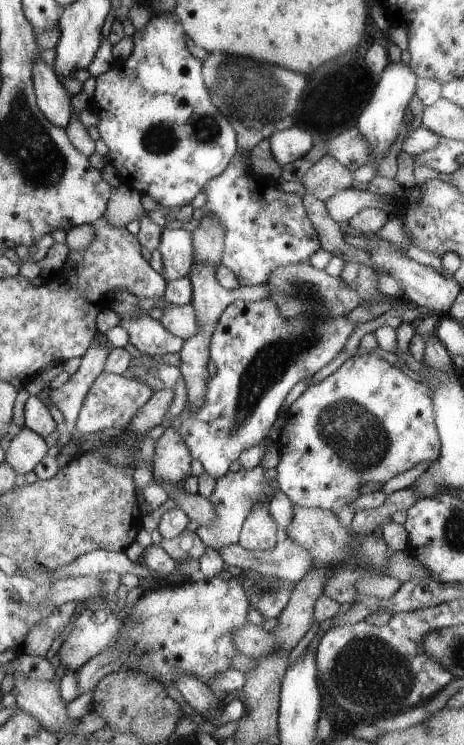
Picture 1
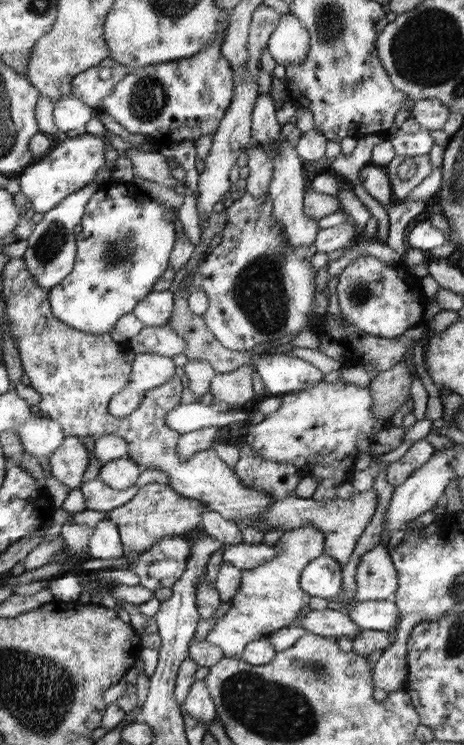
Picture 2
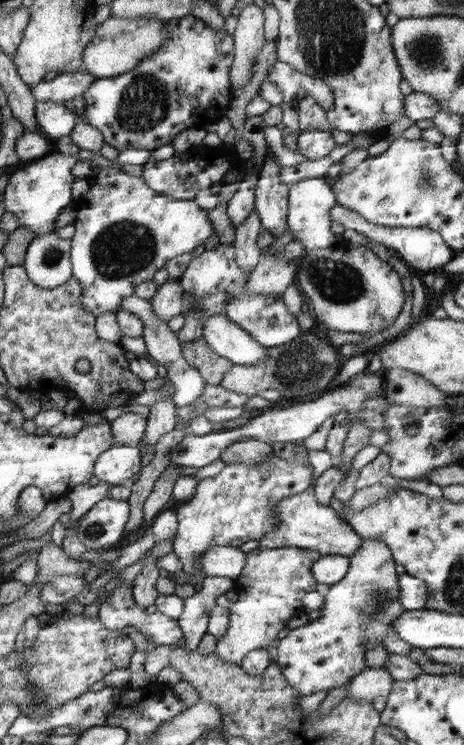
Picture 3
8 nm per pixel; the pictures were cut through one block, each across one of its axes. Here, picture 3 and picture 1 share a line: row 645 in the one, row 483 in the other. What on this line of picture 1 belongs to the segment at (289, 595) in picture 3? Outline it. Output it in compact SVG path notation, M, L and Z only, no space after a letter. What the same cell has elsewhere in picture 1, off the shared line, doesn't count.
M261 465L252 470L242 467L238 472L226 474L223 478L216 480L213 496L209 499L215 511L214 520L210 525L199 527L195 534L198 534L198 537L210 549L237 544L243 533L245 522L251 516L253 509L257 505L270 502L272 496L274 496L274 490L266 478L266 470Z

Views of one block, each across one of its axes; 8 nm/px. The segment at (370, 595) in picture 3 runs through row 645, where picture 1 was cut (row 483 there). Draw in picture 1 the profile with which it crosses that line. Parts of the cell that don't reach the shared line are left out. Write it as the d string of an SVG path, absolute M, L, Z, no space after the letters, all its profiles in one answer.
M364 353L349 358L334 374L322 380L319 384L308 386L305 392L287 408L287 416L285 417L286 424L281 428L281 432L276 441L276 446L279 449L280 463L276 468L278 476L275 478L277 487L284 492L292 506L303 508L315 507L338 512L340 507L350 505L360 494L358 491L365 484L379 484L389 481L395 476L418 466L425 462L435 462L439 458L439 451L442 449L442 444L439 442L438 428L435 426L435 412L431 398L431 391L426 384L422 384L417 378L409 378L402 372L401 368L396 368L372 354Z

